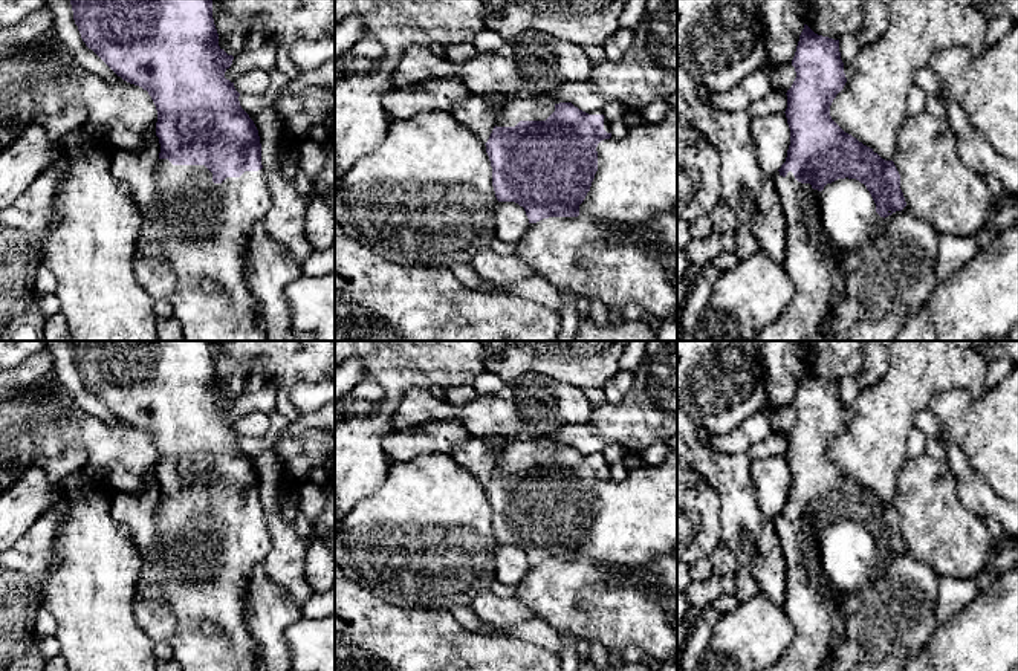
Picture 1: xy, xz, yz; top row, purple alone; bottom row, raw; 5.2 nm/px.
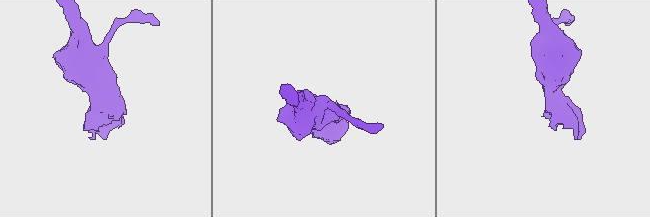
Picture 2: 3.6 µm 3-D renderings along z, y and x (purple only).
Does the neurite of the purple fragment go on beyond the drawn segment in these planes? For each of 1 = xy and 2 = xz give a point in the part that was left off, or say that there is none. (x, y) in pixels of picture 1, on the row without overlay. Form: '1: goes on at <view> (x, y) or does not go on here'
1: goes on at xy (202, 570)
2: goes on at xz (517, 451)

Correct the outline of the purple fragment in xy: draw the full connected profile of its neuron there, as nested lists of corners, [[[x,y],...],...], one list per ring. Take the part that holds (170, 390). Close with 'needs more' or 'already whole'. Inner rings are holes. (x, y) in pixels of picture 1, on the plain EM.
[[[69,341],[73,353],[73,362],[78,368],[83,384],[92,391],[118,419],[124,423],[139,428],[148,434],[156,452],[156,478],[159,480],[160,495],[154,514],[156,535],[151,547],[145,552],[141,562],[141,573],[136,582],[136,595],[145,601],[167,601],[177,621],[176,634],[170,645],[174,659],[182,671],[263,671],[258,666],[261,660],[260,643],[251,634],[246,622],[246,593],[249,576],[257,564],[261,564],[272,547],[272,538],[266,515],[261,507],[261,486],[258,472],[249,457],[242,451],[234,425],[225,420],[234,399],[228,397],[219,388],[219,376],[212,361],[212,341]],[[205,624],[216,624],[223,633],[220,636],[206,636],[202,630]]]; needs more

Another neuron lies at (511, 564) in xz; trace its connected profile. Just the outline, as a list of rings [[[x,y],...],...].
[[[497,544],[494,558],[495,581],[504,585],[517,587],[530,567],[524,550],[515,544]]]

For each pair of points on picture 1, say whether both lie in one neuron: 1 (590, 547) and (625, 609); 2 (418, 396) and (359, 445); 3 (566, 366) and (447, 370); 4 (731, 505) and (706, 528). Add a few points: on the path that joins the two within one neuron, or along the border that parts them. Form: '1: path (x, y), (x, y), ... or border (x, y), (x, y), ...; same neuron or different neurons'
1: border (580, 557), (586, 560); different neurons
2: border (411, 387), (405, 392), (393, 413), (393, 430); different neurons
3: border (485, 356), (485, 367), (488, 370); different neurons
4: border (708, 483), (719, 495), (719, 537), (722, 540); different neurons

